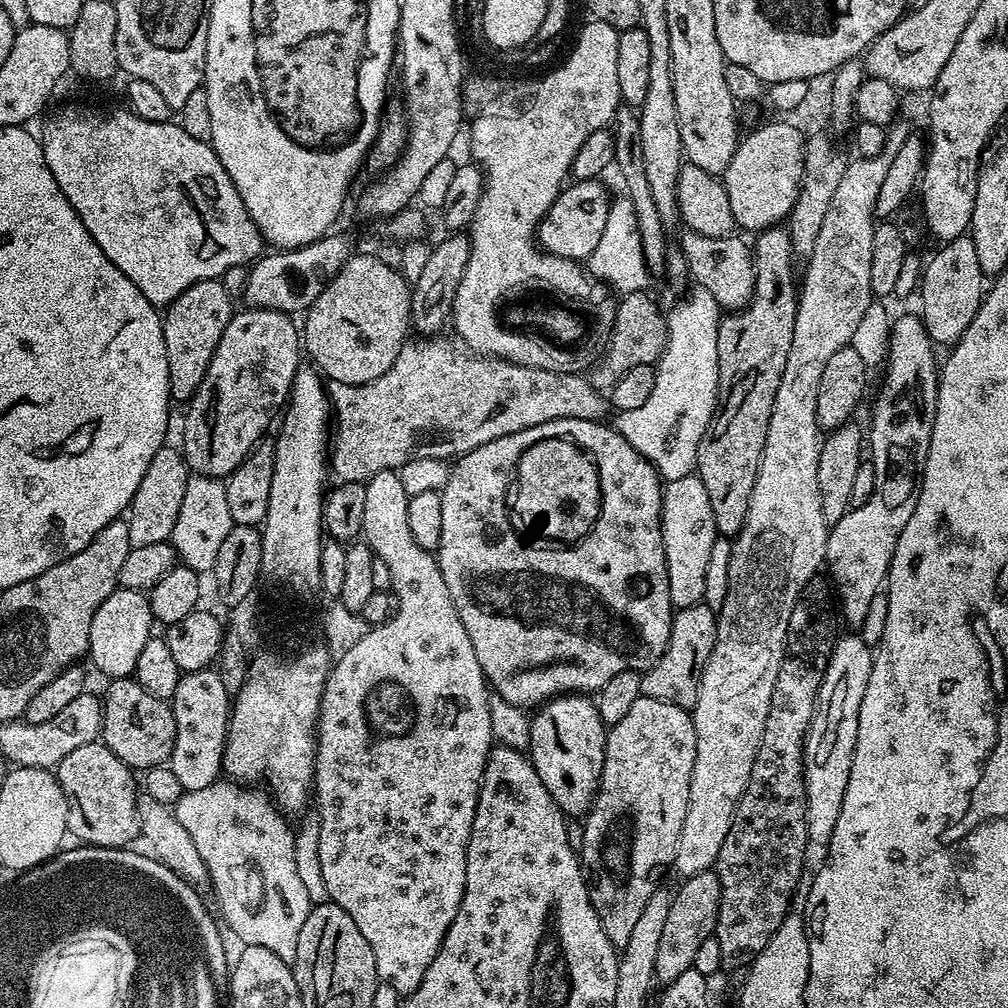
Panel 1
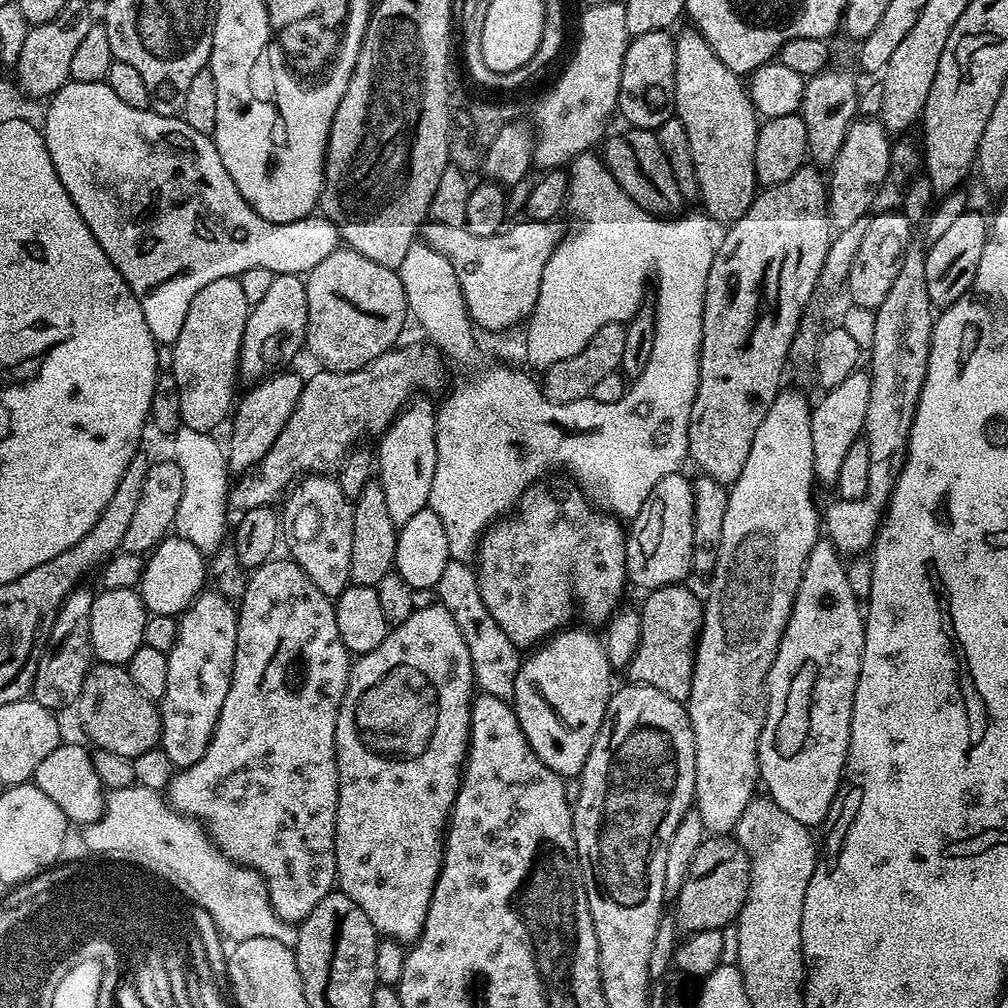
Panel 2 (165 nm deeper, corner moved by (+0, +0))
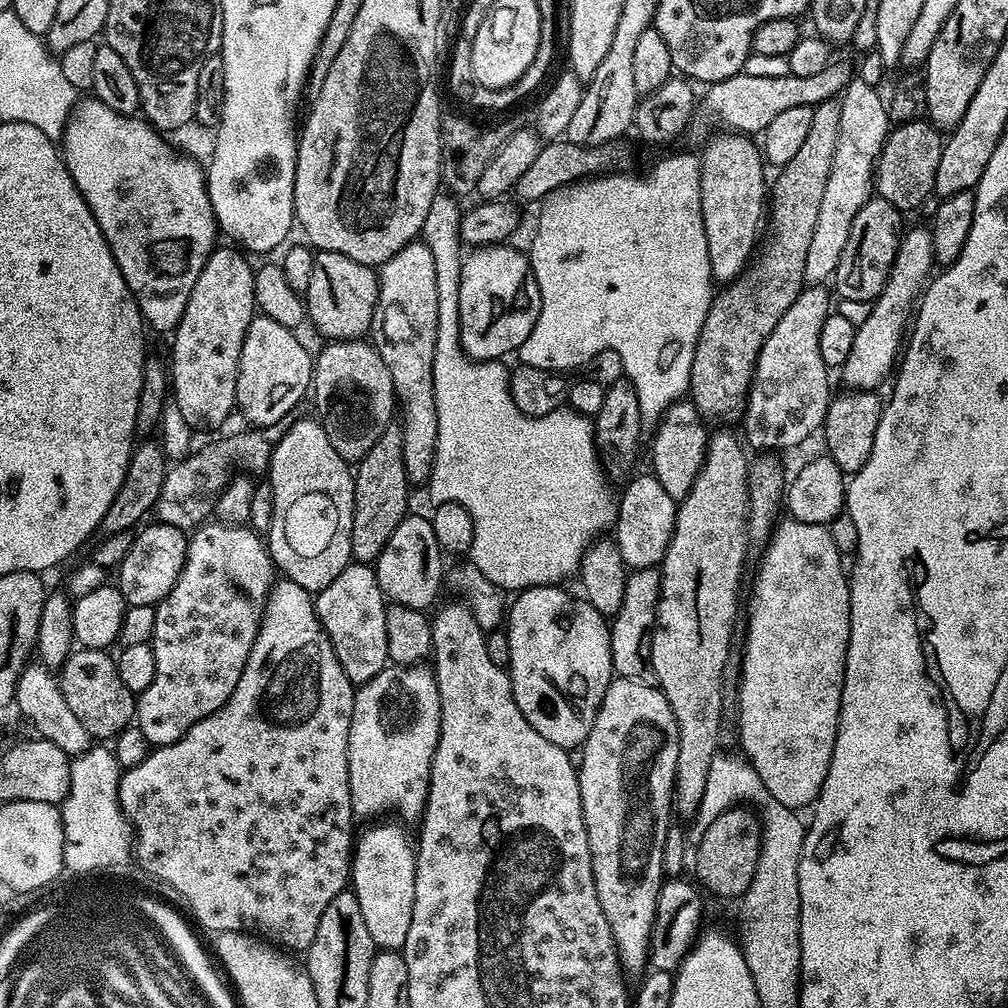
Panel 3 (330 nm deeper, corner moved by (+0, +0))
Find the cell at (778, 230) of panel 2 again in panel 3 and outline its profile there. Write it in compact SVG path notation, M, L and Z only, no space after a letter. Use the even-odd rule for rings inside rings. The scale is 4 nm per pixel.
M839 99L827 100L812 108L814 119L810 121L810 131L802 141L802 147L794 153L794 158L779 169L776 181L770 184L770 220L772 216L772 233L768 241L763 241L758 255L740 273L740 277L725 284L713 295L712 304L706 314L706 322L702 322L702 330L698 334L698 342L694 350L694 362L690 366L690 399L705 418L713 416L716 420L741 419L748 398L748 386L756 369L756 359L762 350L762 342L770 338L770 330L778 326L778 318L790 310L794 298L806 287L804 281L806 250L809 249L815 231L818 210L821 209L822 194L825 193L827 179L830 176L831 160L834 148L838 143Z

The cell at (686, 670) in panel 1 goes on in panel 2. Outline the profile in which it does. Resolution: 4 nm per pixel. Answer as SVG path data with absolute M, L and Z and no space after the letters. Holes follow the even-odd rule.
M687 583L671 584L661 588L651 589L644 600L644 605L639 605L640 613L640 637L638 648L634 650L634 658L626 669L627 679L634 684L654 686L654 690L662 690L675 700L686 702L690 698L690 686L692 685L692 671L696 661L696 641L700 635L700 625L704 618L701 597L696 597L688 589Z

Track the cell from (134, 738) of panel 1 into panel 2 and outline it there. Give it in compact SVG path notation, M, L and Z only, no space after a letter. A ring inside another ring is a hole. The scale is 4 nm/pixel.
M93 663L86 674L86 682L82 682L82 694L76 700L74 712L80 715L85 734L101 752L122 754L132 761L138 754L144 754L160 743L160 709L157 701L146 698L146 694L134 686L127 667Z

